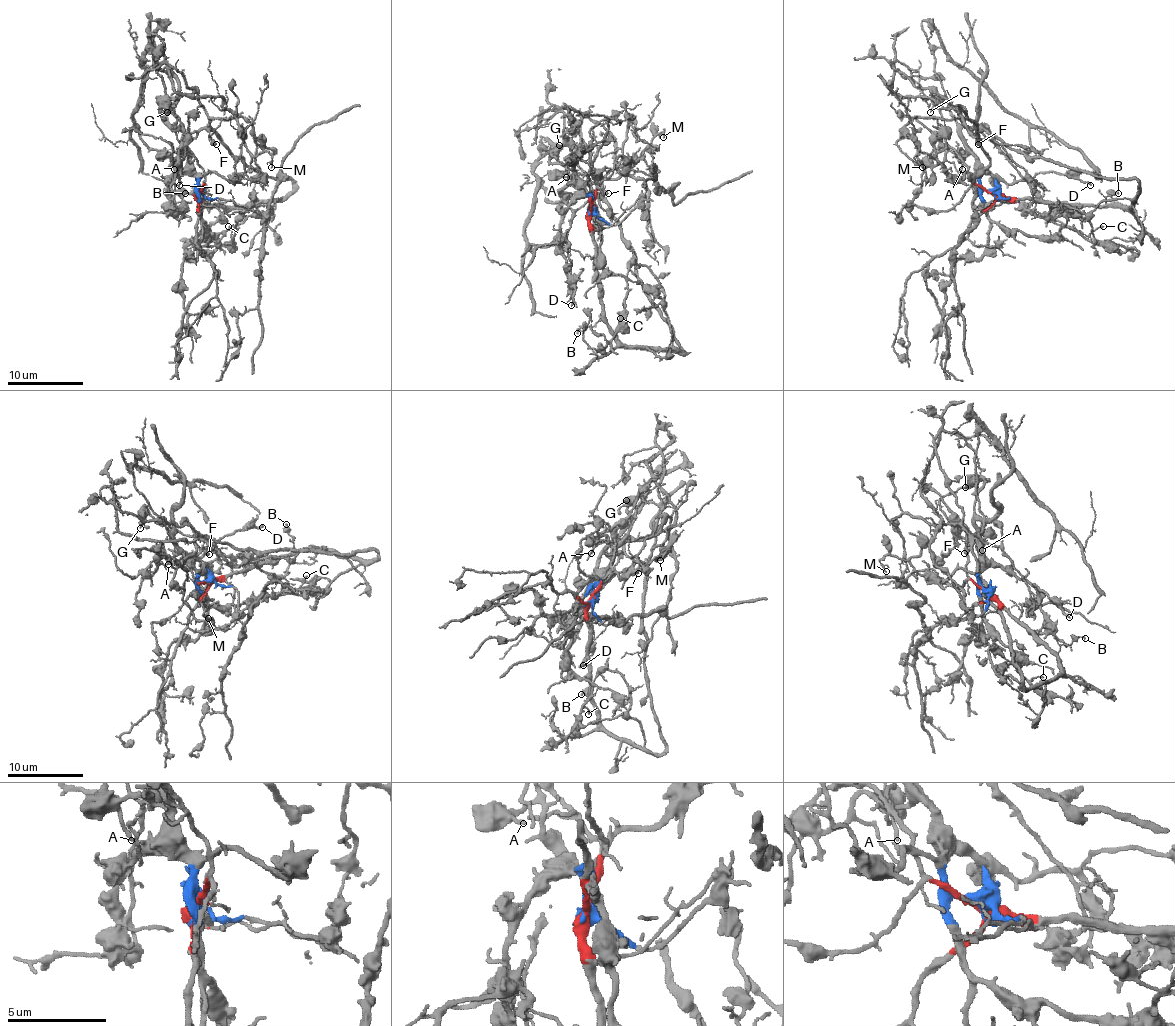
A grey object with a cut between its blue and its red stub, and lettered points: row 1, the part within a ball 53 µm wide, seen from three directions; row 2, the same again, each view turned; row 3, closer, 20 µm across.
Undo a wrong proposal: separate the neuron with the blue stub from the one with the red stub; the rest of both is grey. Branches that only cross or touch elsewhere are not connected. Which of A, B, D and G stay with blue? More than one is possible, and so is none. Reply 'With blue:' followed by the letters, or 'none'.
With blue: A, D, G

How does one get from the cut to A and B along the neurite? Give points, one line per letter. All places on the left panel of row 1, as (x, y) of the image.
A: (199, 194), (194, 163), (186, 154), (182, 156), (177, 152), (171, 156), (175, 169)
B: (199, 194), (199, 197), (211, 205), (205, 196), (195, 197), (184, 194)

